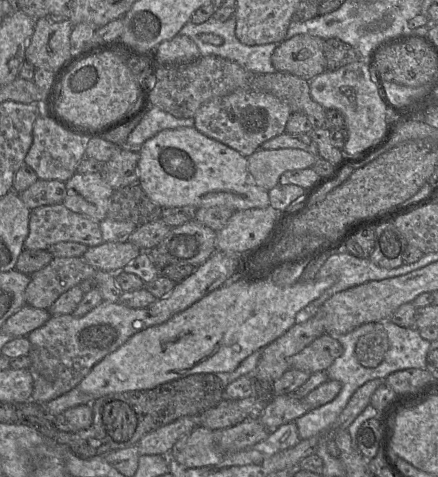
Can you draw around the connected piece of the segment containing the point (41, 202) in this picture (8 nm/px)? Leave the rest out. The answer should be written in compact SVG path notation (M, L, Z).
M38 179L28 189L19 193L23 203L30 210L63 203L66 197L66 185L59 180Z

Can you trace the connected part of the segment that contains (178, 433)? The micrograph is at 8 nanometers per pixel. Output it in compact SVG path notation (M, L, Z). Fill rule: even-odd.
M181 417L145 436L136 444L140 455L168 455L180 437L199 425L199 417Z

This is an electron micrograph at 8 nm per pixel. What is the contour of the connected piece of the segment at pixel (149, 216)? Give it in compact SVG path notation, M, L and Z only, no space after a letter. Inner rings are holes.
M134 183L113 191L106 218L131 222L138 228L161 219L162 210L146 196L139 183Z

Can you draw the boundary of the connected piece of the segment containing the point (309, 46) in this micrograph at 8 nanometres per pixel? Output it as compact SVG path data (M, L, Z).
M308 34L284 40L272 54L272 64L278 72L311 81L327 70L324 42L323 39Z

